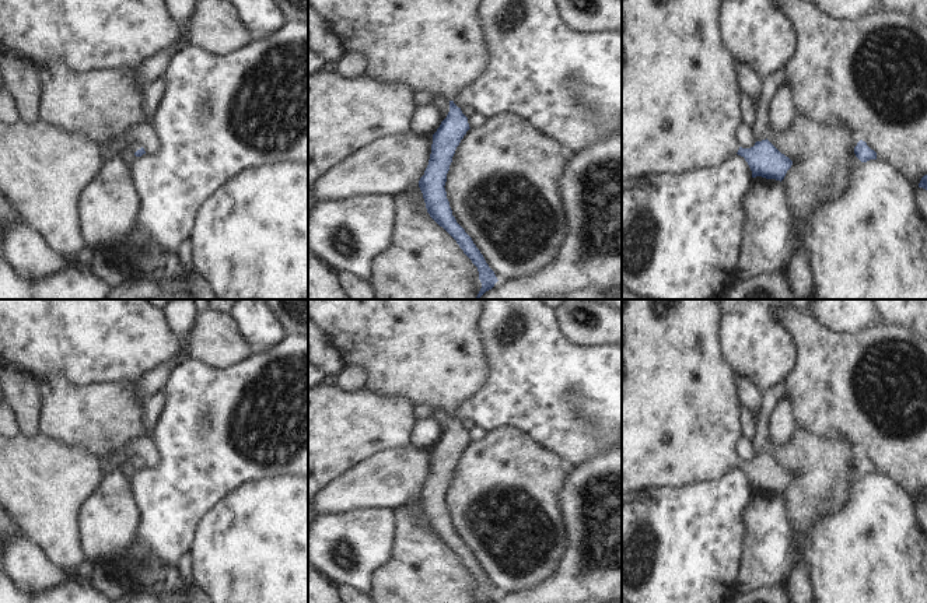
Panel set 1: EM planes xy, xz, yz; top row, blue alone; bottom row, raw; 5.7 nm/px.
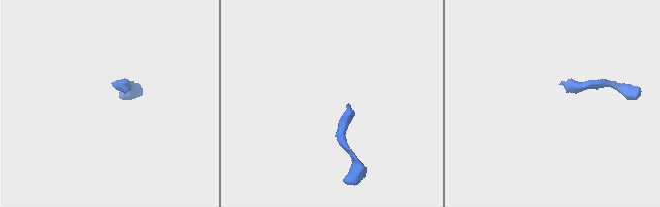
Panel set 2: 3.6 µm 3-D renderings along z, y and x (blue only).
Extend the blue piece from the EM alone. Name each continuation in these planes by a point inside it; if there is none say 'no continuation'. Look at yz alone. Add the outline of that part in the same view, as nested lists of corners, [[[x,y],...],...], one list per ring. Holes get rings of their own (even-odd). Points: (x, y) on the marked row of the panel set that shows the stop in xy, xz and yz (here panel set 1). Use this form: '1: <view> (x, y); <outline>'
1: yz (681, 109); [[[622,0],[622,180],[653,173],[681,175],[689,171],[714,168],[738,152],[735,132],[744,123],[739,106],[737,62],[721,39],[721,0]]]

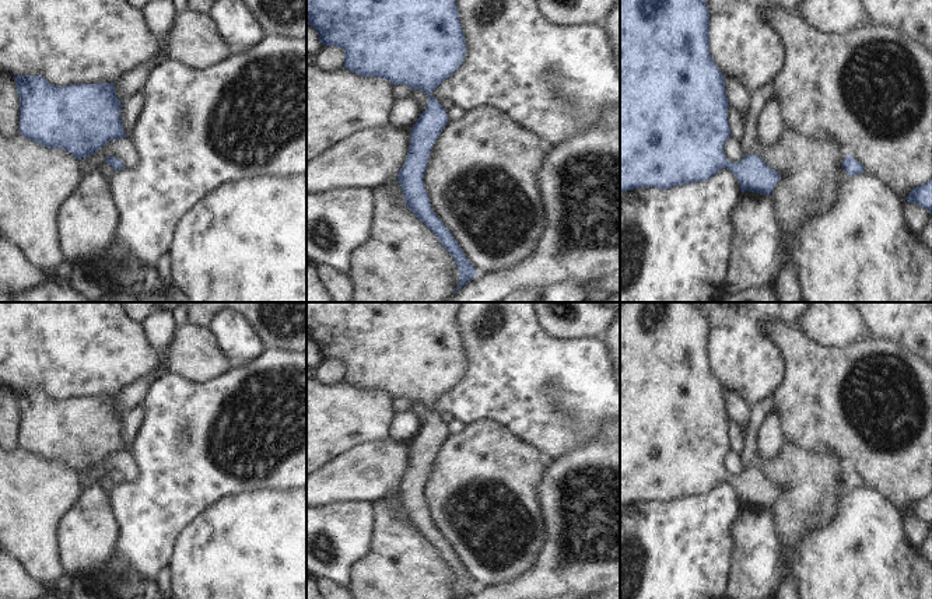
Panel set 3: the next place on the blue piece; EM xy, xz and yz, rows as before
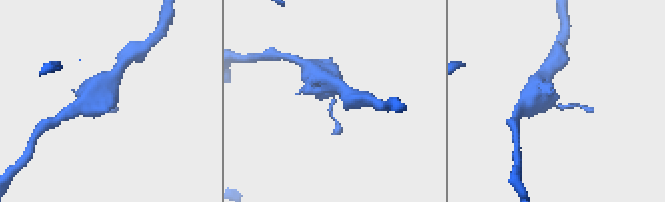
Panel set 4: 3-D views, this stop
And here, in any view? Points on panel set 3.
no continuation

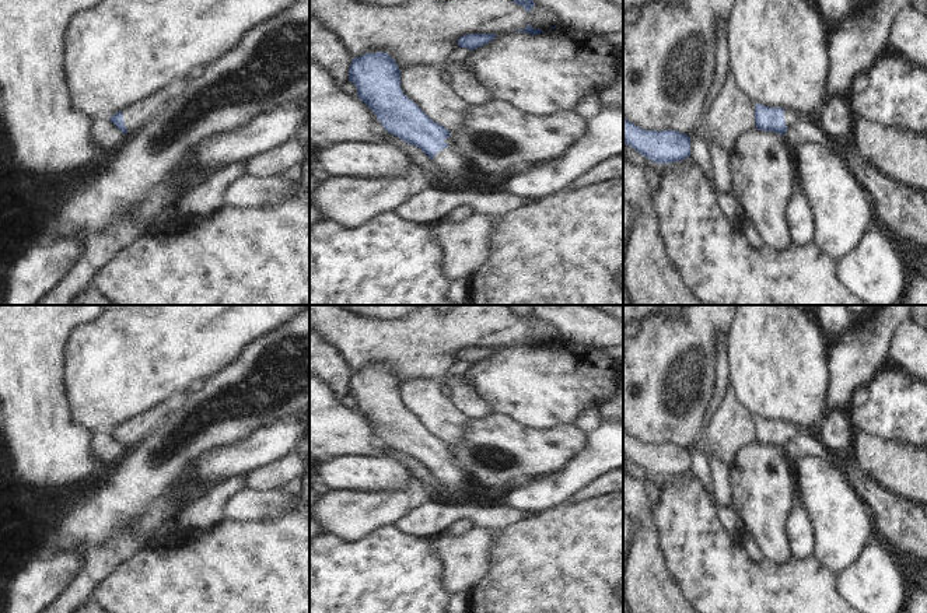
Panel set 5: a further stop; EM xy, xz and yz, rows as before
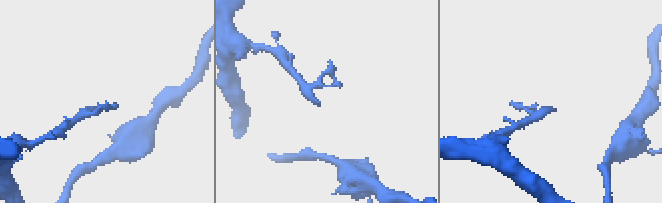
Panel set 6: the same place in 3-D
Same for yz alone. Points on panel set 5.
1: yz (791, 116); [[[784,109],[784,122],[787,127],[794,126],[802,118],[805,116],[794,109]]]

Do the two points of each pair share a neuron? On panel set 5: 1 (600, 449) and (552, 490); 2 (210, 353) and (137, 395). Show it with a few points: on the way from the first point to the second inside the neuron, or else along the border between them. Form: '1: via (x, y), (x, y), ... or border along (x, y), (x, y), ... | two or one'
1: via (588, 461), (563, 484) | one
2: via (192, 353), (179, 353), (156, 377) | one

